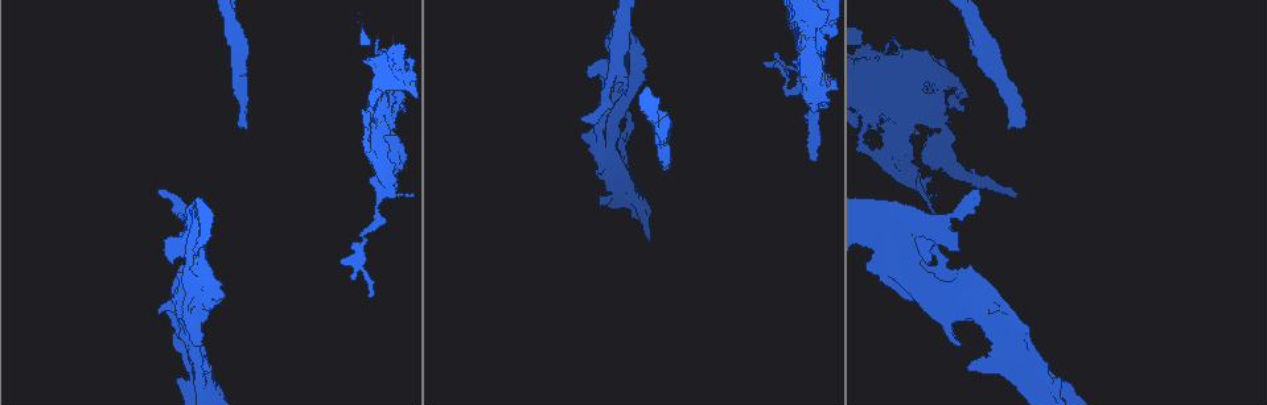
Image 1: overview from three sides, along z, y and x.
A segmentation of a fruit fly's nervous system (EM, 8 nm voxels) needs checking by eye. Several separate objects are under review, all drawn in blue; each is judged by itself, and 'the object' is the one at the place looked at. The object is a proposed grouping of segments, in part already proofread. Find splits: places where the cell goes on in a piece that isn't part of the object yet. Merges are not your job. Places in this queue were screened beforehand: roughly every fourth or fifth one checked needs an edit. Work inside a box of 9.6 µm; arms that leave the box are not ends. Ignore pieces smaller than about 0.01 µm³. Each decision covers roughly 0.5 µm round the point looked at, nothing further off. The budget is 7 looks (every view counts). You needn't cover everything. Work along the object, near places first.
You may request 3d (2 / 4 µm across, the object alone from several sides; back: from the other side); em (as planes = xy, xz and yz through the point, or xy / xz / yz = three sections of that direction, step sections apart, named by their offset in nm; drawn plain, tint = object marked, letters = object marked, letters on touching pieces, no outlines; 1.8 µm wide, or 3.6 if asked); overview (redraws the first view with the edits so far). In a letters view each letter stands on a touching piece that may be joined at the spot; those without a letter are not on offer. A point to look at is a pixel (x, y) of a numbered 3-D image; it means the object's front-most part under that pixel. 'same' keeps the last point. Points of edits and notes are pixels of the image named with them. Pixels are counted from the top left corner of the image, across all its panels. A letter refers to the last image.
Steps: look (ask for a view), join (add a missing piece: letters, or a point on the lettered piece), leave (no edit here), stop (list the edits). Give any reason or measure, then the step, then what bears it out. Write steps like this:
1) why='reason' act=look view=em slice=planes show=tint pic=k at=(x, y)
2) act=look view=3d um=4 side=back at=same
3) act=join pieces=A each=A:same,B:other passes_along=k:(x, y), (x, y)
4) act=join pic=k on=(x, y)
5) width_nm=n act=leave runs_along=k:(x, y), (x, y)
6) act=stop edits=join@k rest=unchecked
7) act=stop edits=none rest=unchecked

why='free end' act=look view=3d um=2 pic=1 at=(595, 71)

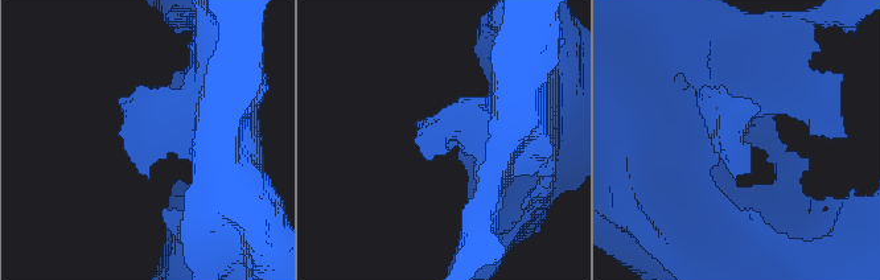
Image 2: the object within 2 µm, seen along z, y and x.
why='shape alone is not enough' act=look view=em slice=xy step=8 show=letters pic=2 at=(445, 144)

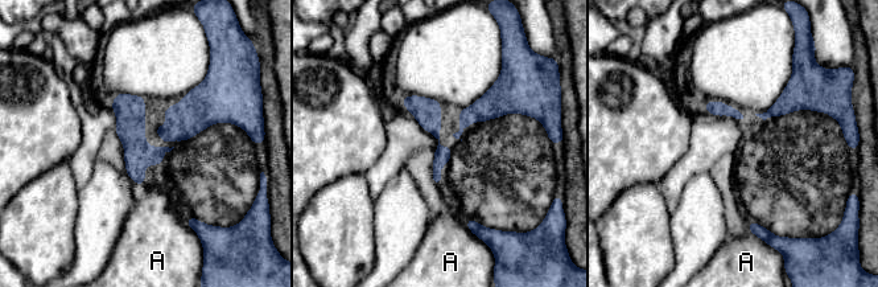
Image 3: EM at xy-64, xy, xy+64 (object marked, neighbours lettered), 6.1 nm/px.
act=look view=em slice=planes show=letters at=same

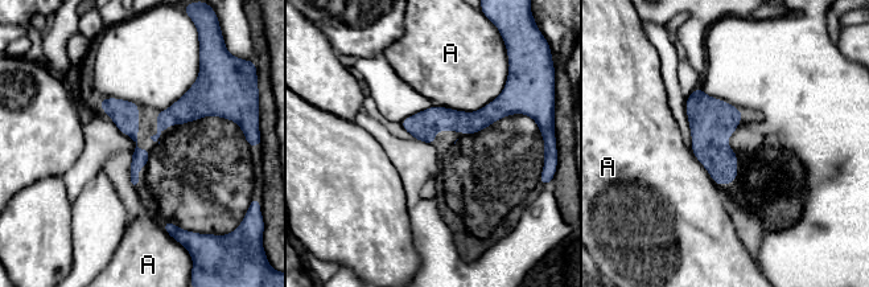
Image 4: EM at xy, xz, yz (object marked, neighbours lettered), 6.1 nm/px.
act=leave each=A:other found='none of them fits'

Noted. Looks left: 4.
why='free end' act=look view=em slice=xz step=16 show=letters pic=1 at=(246, 128)

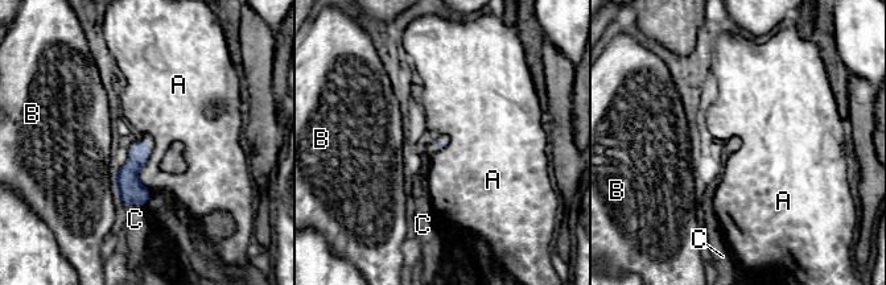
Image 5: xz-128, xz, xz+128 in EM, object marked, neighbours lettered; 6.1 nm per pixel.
act=join pieces=C each=A:other,B:other,C:same passes_along=5:(130, 190), (132, 203), (135, 219) found='the cell continues'

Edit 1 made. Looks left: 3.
act=look view=overview

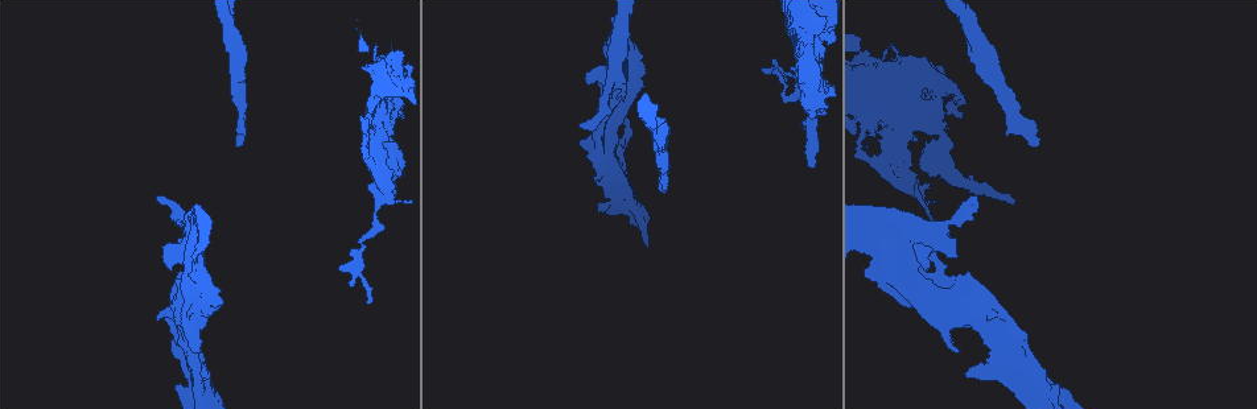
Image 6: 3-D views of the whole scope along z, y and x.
why='stops while still wide' act=look view=em slice=planes show=tint pic=6 at=(376, 45)

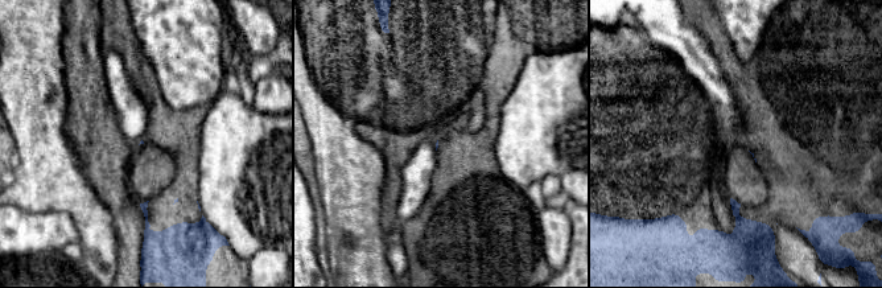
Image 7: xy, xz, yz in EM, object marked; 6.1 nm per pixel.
act=look view=em slice=planes show=letters at=same

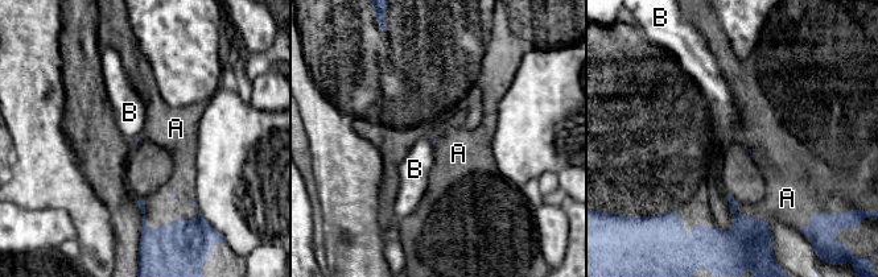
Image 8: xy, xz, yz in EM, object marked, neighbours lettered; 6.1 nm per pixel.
act=join pieces=A each=A:same,B:other passes_along=8:(753, 236), (749, 216), (786, 199) found='it goes on there'

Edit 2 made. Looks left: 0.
act=stop edits=join@5,join@8 rest=unchecked

